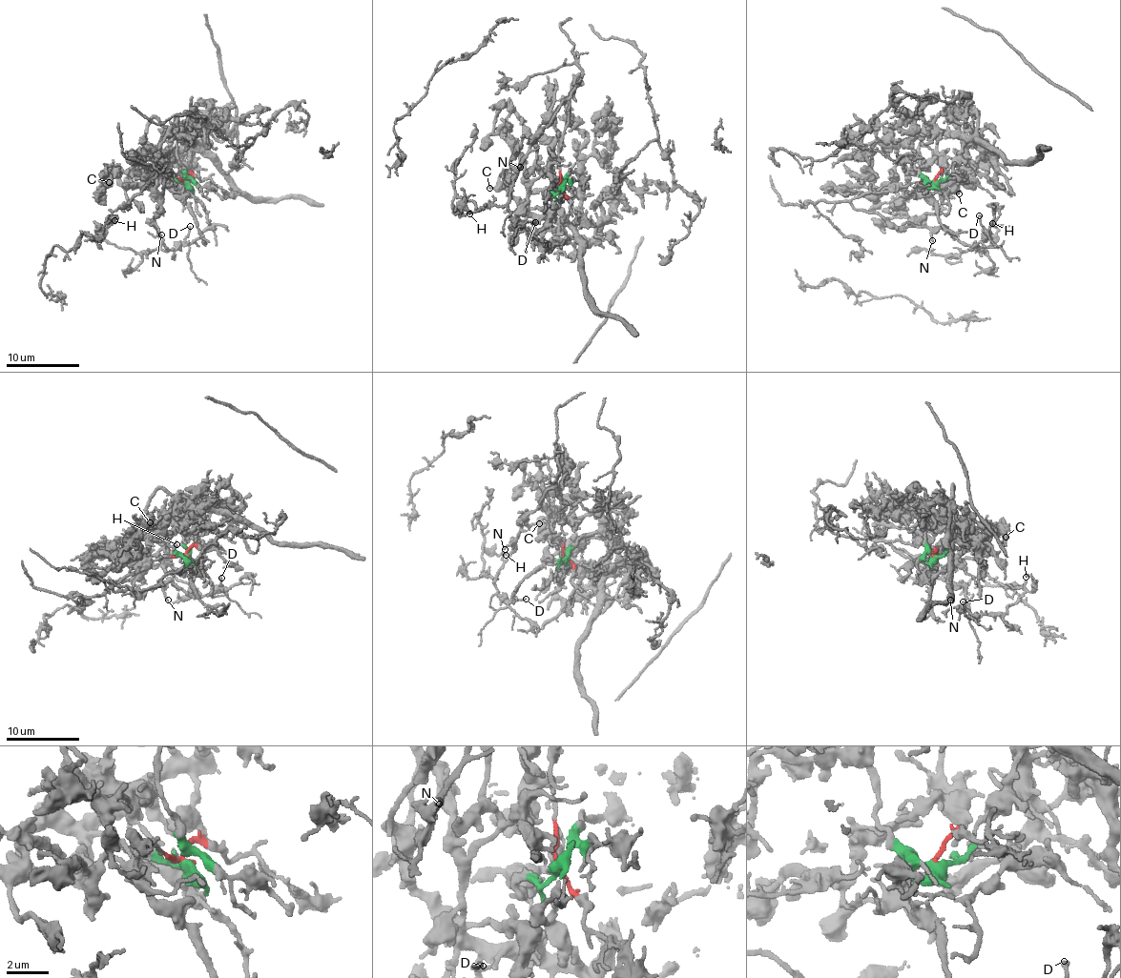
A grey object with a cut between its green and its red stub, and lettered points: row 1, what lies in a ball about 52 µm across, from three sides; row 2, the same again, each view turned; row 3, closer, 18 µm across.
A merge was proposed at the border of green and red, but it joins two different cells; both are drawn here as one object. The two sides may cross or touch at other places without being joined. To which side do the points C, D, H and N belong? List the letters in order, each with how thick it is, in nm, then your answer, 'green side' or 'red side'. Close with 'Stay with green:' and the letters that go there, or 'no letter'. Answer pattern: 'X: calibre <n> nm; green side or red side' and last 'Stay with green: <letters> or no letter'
C: calibre 240 nm; green side
D: calibre 160 nm; red side
H: calibre 160 nm; red side
N: calibre 140 nm; red side
Stay with green: C

